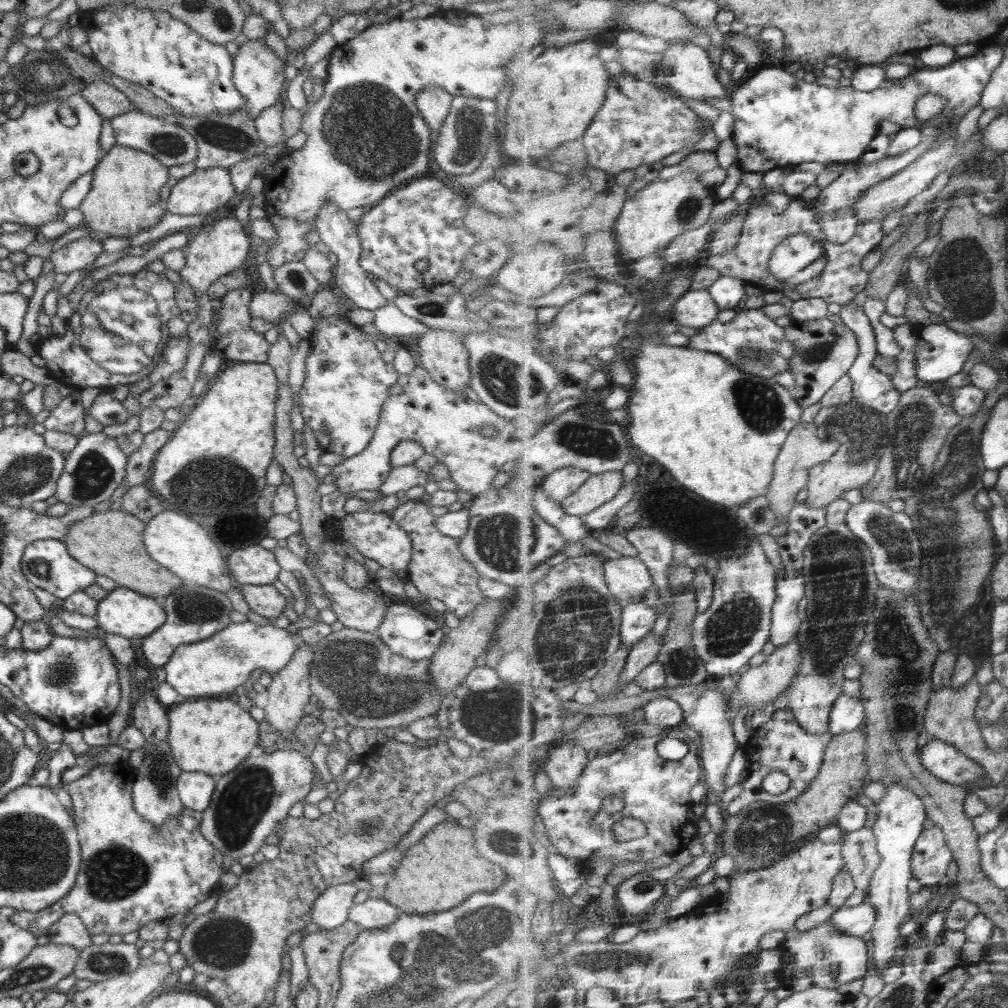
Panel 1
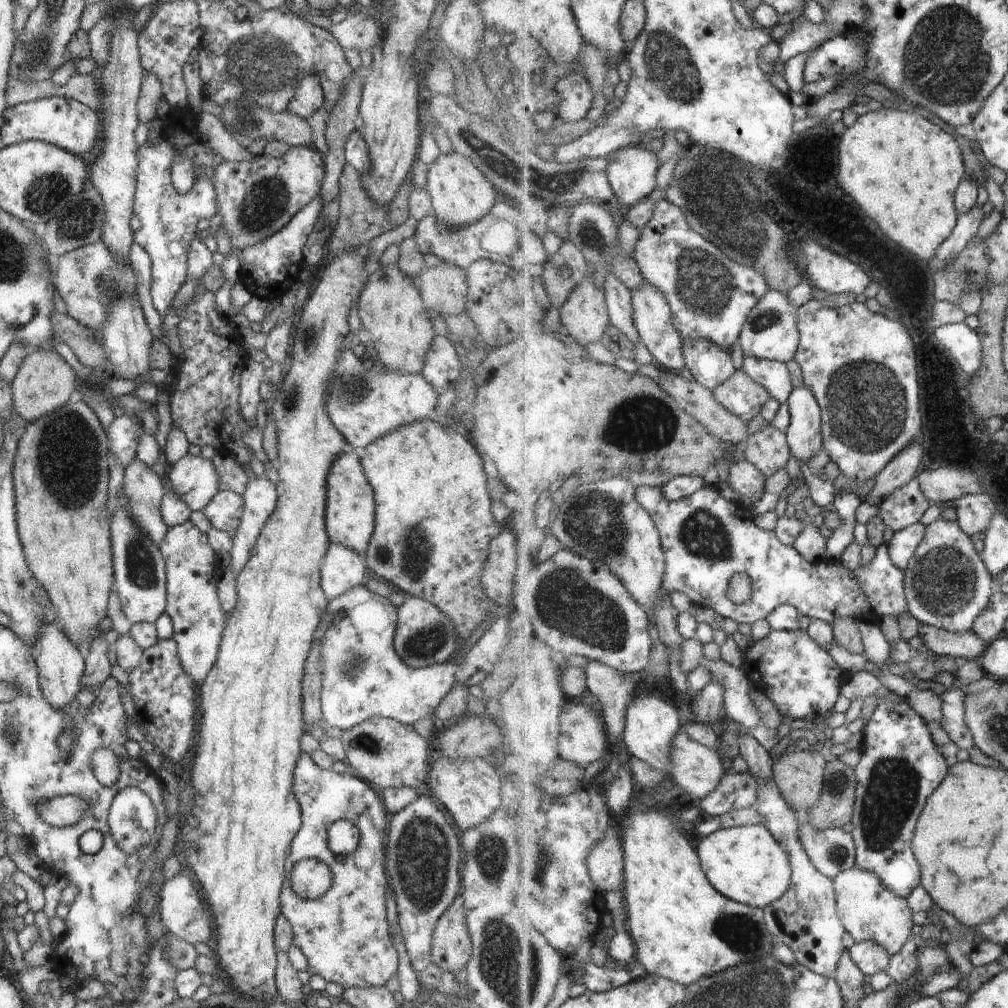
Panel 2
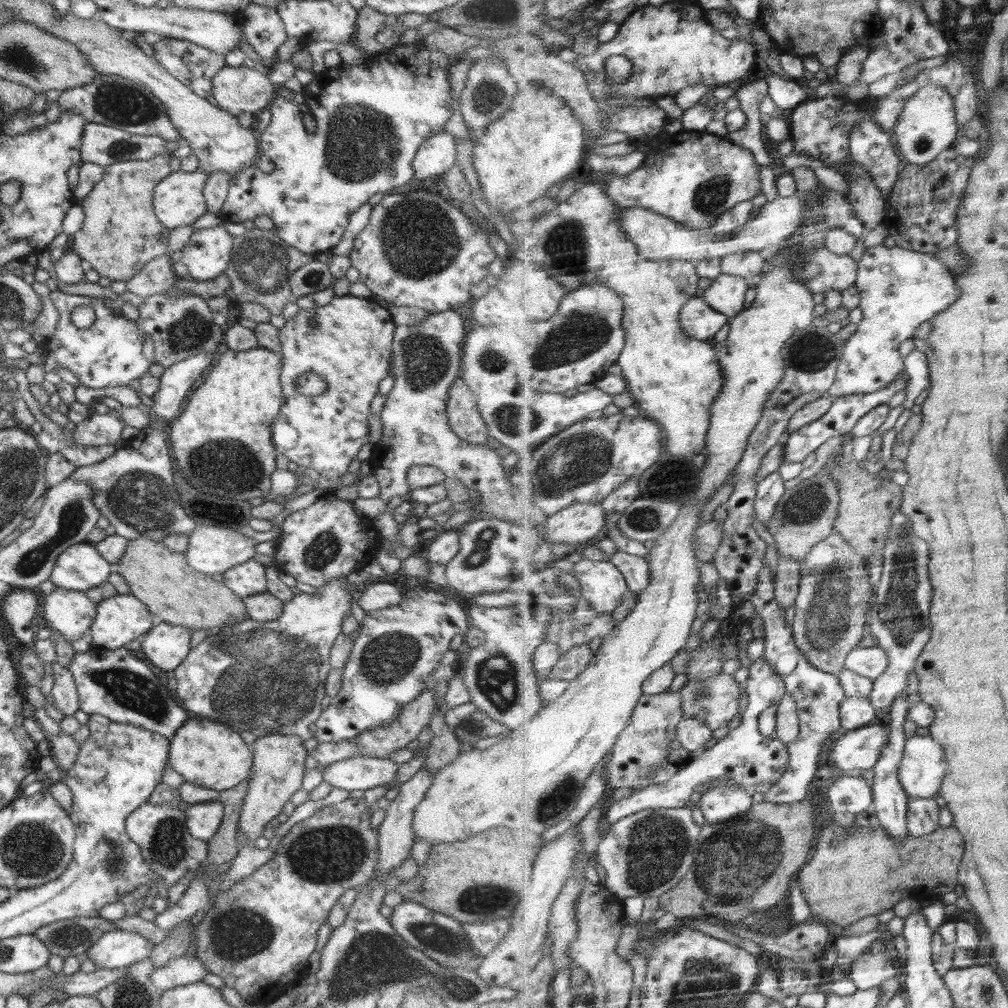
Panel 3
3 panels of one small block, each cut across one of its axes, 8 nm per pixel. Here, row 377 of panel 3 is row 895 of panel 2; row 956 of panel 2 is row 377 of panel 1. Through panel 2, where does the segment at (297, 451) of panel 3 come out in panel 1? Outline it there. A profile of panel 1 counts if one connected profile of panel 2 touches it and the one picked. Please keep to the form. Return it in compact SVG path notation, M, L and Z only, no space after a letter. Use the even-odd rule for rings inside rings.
M340 315L316 320L309 342L311 351L306 357L306 379L299 392L298 404L304 424L311 428L324 452L333 452L345 459L357 456L372 440L382 413L381 408L390 397L388 389L397 383L399 372L392 366L390 356L378 351L372 341L372 334L344 323Z

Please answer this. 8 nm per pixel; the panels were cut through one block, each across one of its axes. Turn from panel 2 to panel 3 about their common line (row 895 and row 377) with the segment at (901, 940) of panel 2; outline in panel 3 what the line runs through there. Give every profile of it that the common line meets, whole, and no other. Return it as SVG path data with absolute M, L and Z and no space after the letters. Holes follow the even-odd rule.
M883 244L867 248L859 261L857 284L861 293L860 308L865 312L862 322L857 324L856 332L847 340L842 362L838 365L837 383L829 391L834 397L842 397L866 392L878 392L893 384L902 371L908 370L907 358L900 354L900 346L906 340L914 340L918 326L932 321L936 315L944 313L962 297L956 275L944 259L936 253L920 252L916 249L896 245L889 248Z

